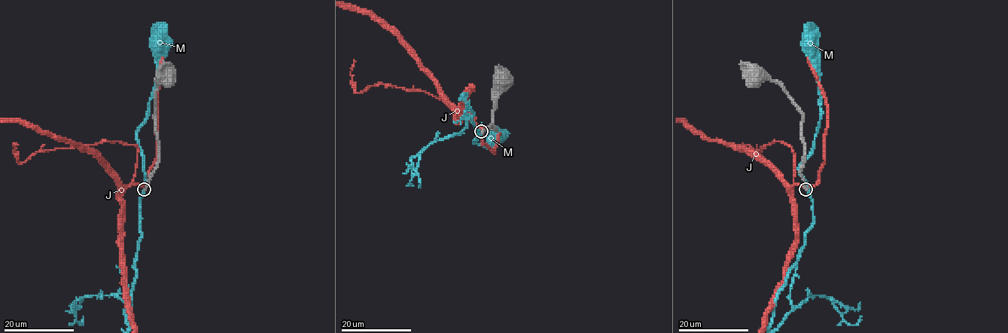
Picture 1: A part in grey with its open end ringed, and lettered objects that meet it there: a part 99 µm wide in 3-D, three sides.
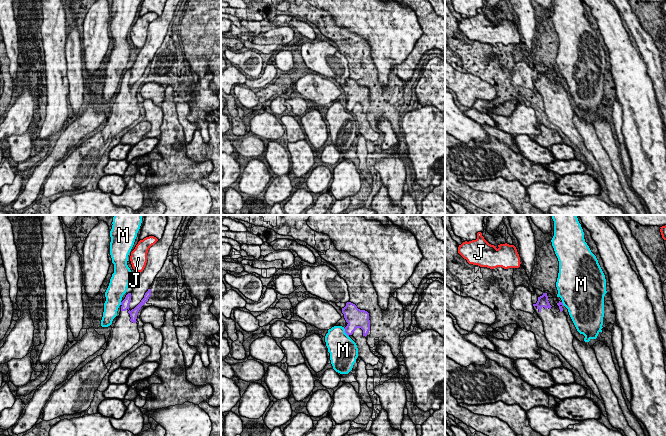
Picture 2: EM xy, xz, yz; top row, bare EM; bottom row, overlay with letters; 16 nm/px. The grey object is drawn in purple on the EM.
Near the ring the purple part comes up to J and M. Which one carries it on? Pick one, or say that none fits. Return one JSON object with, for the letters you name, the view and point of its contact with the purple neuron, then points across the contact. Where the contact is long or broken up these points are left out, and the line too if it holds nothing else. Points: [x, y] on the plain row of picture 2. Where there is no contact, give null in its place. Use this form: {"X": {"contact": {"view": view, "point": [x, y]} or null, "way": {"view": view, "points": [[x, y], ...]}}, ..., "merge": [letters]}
{"merge": []}

